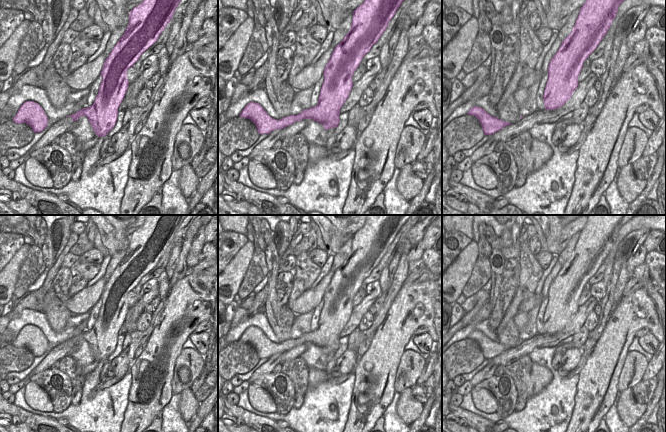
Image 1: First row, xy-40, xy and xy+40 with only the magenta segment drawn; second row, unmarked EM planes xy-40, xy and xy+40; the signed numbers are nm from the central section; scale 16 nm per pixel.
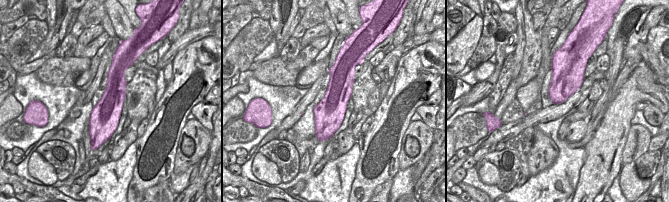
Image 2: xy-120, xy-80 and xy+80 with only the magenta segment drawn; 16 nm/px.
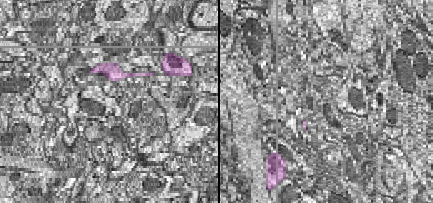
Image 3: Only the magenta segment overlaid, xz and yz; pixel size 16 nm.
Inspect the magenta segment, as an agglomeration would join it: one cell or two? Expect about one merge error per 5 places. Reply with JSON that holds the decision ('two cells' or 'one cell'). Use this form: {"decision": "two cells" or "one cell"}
{"decision": "one cell"}

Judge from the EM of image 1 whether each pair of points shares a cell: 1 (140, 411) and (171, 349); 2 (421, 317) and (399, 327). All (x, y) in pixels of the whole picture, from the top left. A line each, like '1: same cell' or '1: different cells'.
1: same cell
2: same cell

